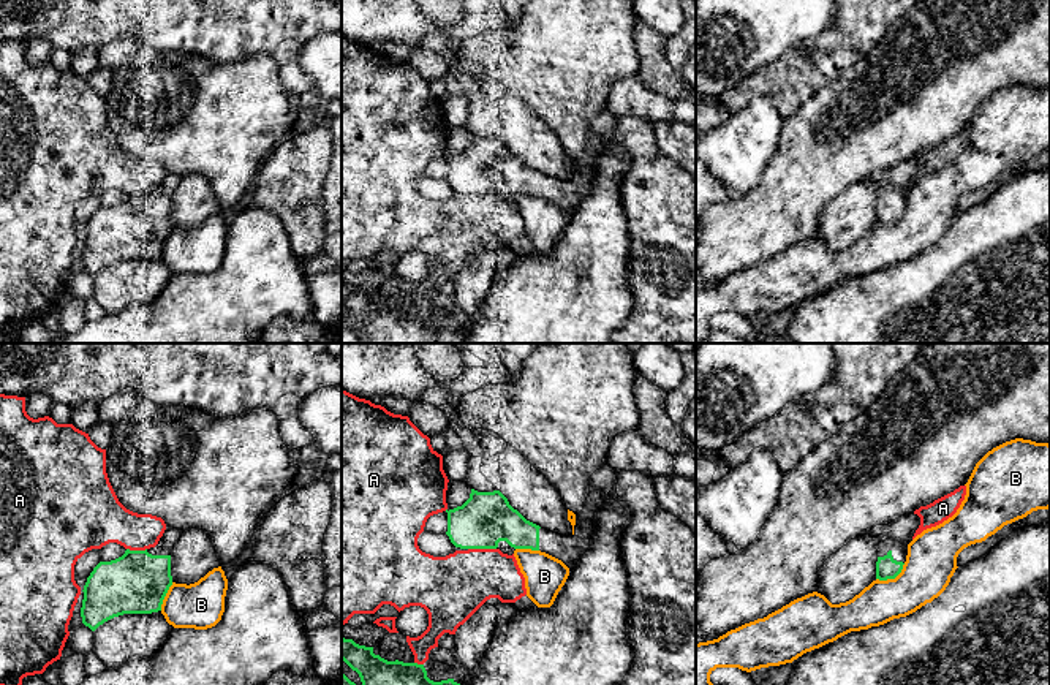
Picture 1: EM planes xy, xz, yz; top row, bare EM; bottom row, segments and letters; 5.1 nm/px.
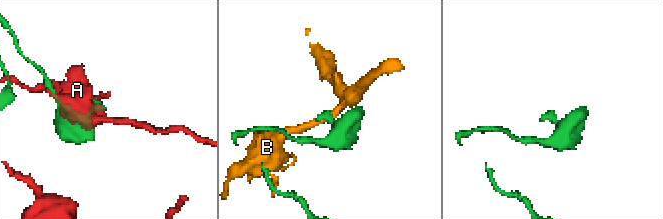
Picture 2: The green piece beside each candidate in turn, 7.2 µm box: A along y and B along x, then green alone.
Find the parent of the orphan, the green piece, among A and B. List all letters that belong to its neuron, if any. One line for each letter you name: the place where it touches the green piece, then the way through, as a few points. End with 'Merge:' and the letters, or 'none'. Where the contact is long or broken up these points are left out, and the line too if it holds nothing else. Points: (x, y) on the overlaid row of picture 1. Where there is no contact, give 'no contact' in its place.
Merge: none

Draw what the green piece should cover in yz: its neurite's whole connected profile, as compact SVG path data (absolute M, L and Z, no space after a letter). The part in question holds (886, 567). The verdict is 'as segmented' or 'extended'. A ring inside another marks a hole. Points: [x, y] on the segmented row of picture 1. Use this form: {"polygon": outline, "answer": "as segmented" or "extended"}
{"polygon": "M881 538L876 562L876 579L887 581L895 579L906 562L908 547L893 538Z", "answer": "extended"}

